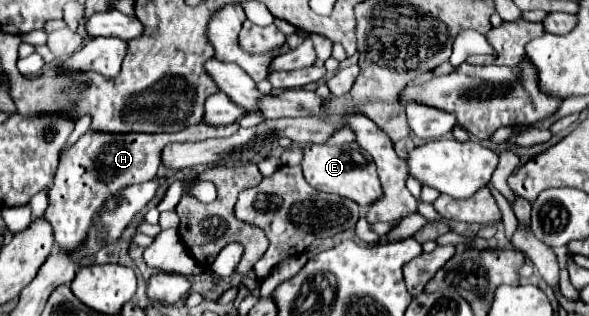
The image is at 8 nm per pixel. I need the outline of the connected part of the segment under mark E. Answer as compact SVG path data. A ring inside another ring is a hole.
M357 142L347 144L347 146L329 146L329 144L319 144L319 146L305 146L303 148L303 162L301 162L305 180L315 188L315 190L325 190L331 194L339 194L343 198L355 200L359 206L367 206L381 194L381 184L373 166L373 158L359 148Z

